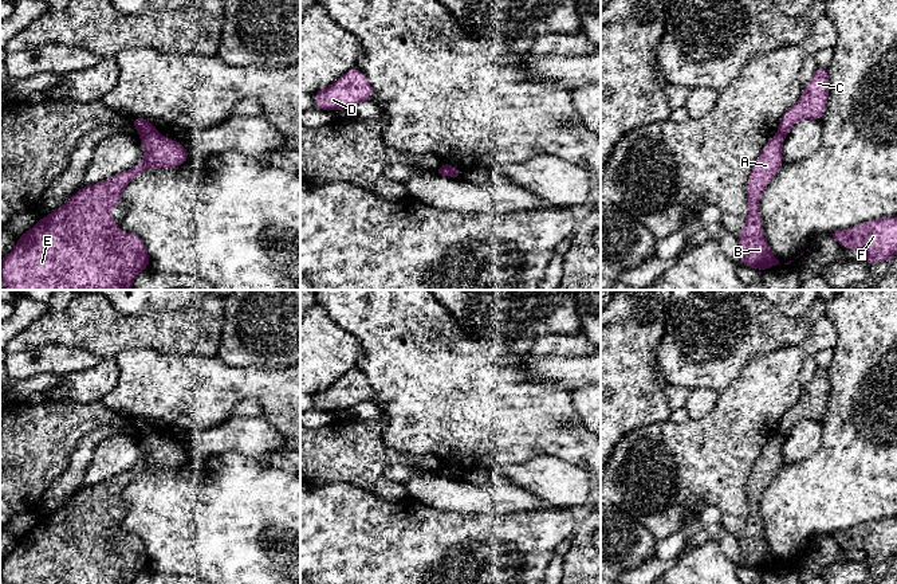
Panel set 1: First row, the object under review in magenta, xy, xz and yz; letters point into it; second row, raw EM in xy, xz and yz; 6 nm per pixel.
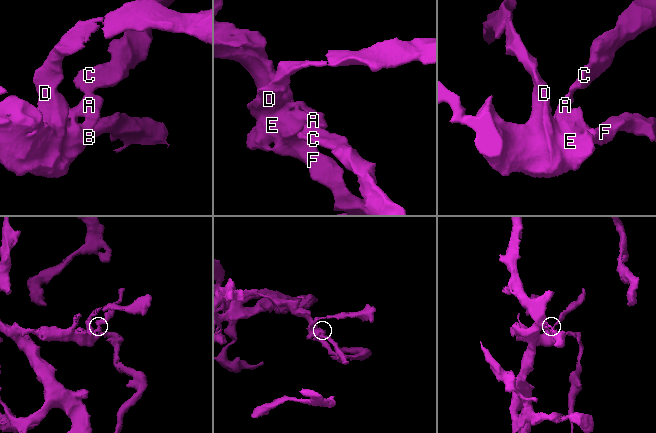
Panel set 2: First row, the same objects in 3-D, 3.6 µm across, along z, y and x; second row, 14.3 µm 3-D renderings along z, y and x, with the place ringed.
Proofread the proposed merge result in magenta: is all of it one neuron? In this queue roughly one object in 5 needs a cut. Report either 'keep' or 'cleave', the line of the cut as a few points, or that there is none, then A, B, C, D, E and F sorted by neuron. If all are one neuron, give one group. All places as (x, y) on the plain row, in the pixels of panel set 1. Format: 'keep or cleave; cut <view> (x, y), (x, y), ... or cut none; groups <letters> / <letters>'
cleave; cut xy (156, 432), (141, 436); groups A B D E F / C

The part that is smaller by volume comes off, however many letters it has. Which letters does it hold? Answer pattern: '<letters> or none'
C

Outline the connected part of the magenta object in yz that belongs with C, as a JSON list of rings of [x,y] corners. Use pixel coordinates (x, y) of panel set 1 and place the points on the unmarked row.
[[[817,367],[814,377],[804,385],[796,404],[790,407],[778,426],[778,434],[787,436],[792,427],[802,420],[821,422],[829,400],[830,380],[827,368]]]

